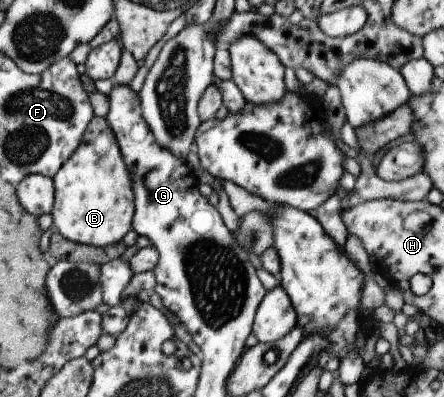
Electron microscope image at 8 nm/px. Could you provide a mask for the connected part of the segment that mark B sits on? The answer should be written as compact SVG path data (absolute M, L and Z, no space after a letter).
M93 115L78 146L51 179L54 187L52 226L66 240L104 248L121 241L131 229L135 206L129 170L105 118Z

